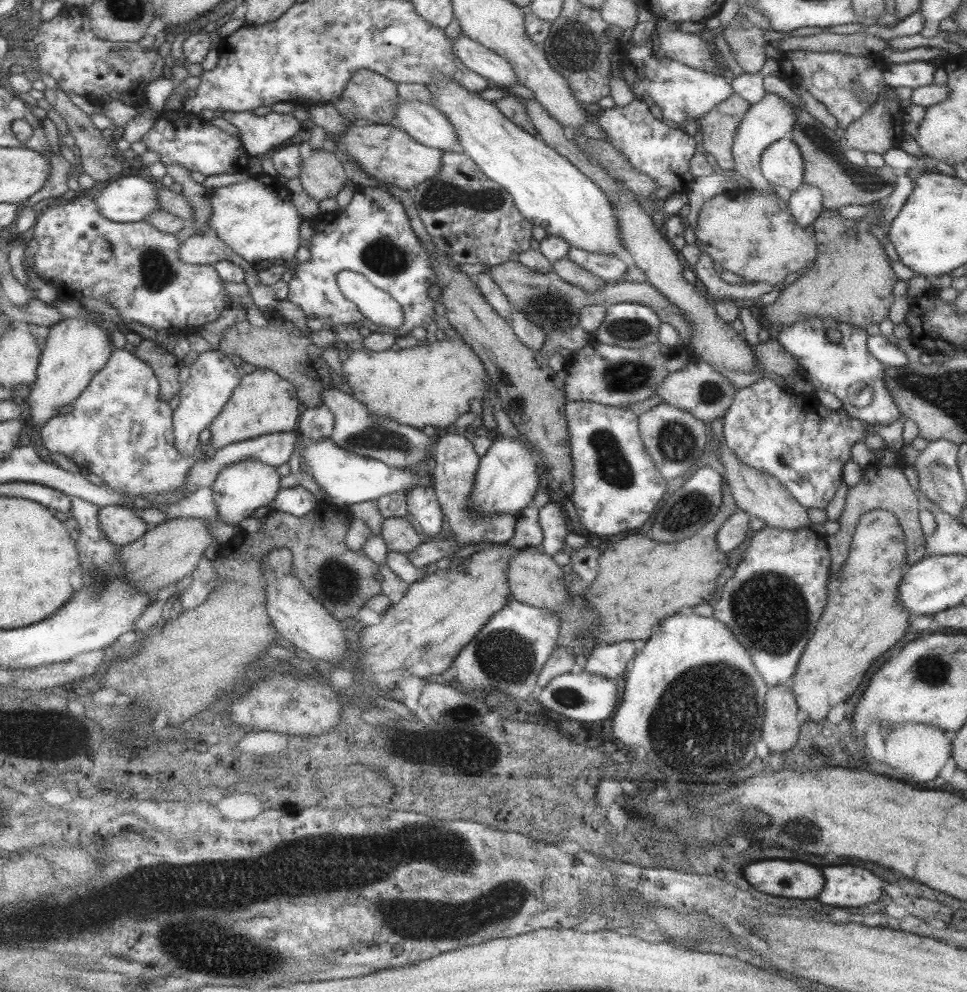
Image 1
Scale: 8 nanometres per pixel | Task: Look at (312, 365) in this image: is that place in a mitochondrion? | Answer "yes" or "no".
no

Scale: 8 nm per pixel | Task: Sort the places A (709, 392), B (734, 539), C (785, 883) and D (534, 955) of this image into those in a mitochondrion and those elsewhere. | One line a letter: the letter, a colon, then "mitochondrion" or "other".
A: mitochondrion
B: other
C: other
D: other

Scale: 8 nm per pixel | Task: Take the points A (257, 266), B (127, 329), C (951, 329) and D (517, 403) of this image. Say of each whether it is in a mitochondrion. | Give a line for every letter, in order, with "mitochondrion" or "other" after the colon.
A: other
B: other
C: other
D: mitochondrion

